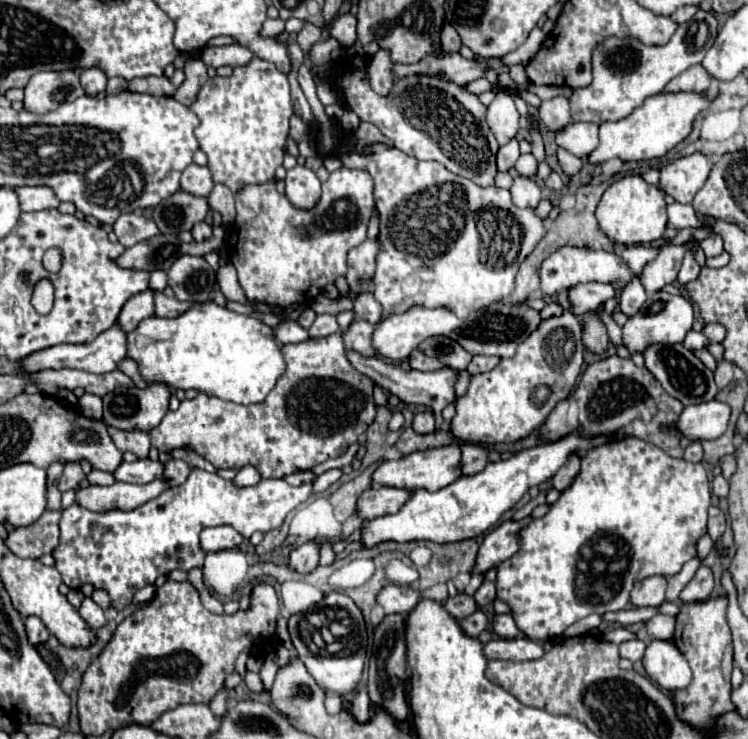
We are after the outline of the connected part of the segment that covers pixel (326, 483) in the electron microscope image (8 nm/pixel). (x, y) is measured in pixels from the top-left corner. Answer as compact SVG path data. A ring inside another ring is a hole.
M328 470L328 472L324 472L324 474L320 474L318 478L316 478L316 482L314 482L314 492L316 494L320 494L320 492L324 492L324 490L328 490L338 478L342 476L342 472L340 470Z

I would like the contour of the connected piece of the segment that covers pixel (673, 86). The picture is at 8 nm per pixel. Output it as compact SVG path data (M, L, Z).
M698 64L698 66L690 66L688 70L678 74L676 78L672 78L672 82L668 82L668 86L662 92L704 92L708 88L710 80L712 78Z

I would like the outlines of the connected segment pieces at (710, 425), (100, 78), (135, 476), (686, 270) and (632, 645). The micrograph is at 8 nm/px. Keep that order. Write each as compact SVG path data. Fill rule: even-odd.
M718 400L698 406L686 406L674 424L674 430L688 440L720 438L728 426L730 406Z
M88 68L80 72L80 84L88 96L100 96L106 88L106 74L98 68Z
M134 460L130 464L122 462L116 472L116 480L120 482L134 482L134 484L148 484L156 478L164 478L164 464L152 460Z
M684 258L676 282L680 282L680 284L688 284L688 282L696 280L698 274L700 274L700 266L698 266L698 262L696 262L694 258Z
M628 640L628 642L622 642L620 644L620 656L622 658L628 658L632 662L642 660L644 650L646 650L646 644L642 640Z

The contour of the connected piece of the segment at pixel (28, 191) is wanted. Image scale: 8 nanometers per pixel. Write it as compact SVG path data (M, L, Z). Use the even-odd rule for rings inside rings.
M22 186L22 188L16 188L16 194L20 198L20 212L56 208L60 204L54 192L46 186Z

